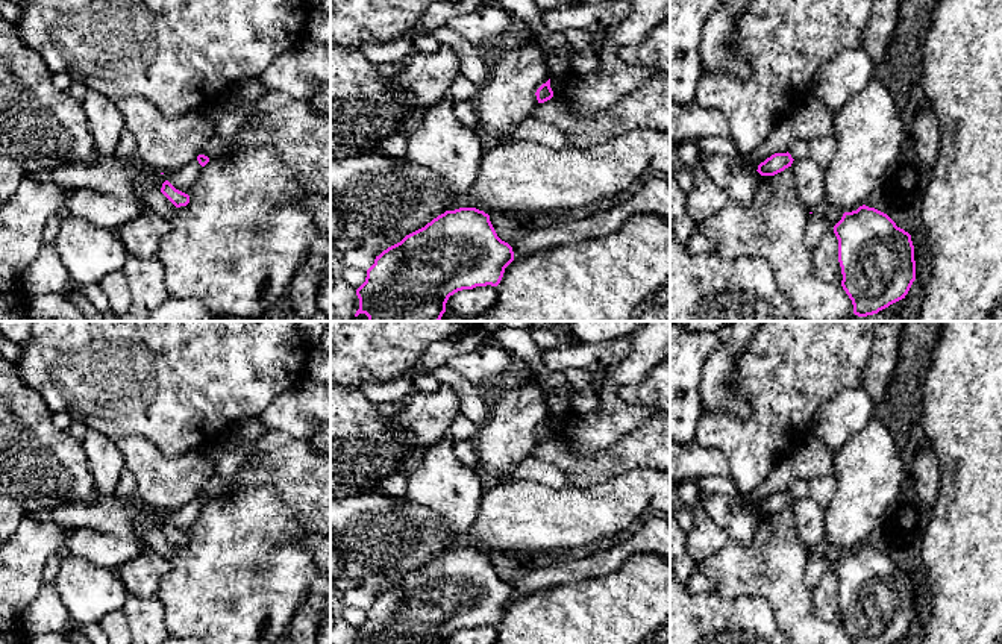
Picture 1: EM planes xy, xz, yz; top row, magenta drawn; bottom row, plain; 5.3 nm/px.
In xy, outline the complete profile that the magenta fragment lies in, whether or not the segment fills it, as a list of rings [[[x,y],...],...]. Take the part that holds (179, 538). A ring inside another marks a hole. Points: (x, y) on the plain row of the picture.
[[[168,520],[162,523],[161,532],[176,546],[186,546],[189,542],[189,535],[176,529]]]

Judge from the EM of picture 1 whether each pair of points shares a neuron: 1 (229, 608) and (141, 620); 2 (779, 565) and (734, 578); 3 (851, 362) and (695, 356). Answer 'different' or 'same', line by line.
1: different
2: same
3: different

